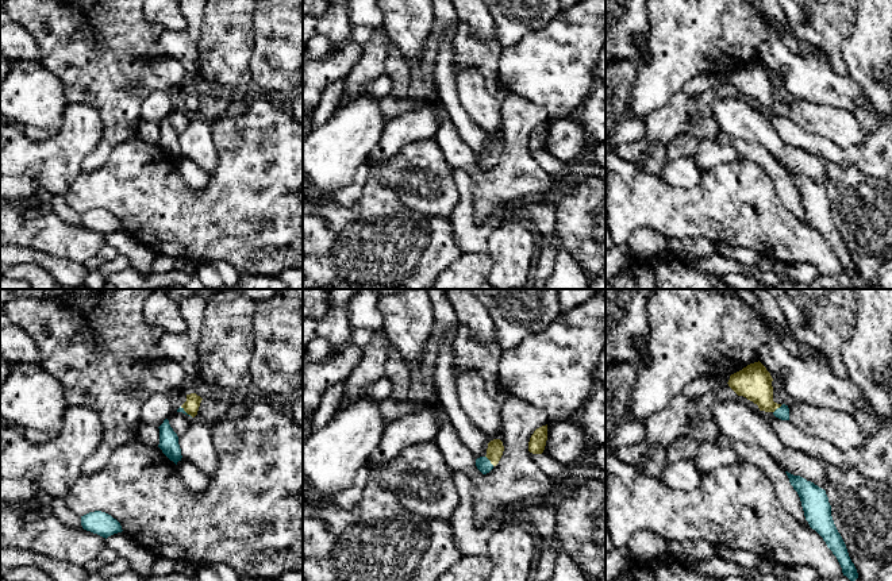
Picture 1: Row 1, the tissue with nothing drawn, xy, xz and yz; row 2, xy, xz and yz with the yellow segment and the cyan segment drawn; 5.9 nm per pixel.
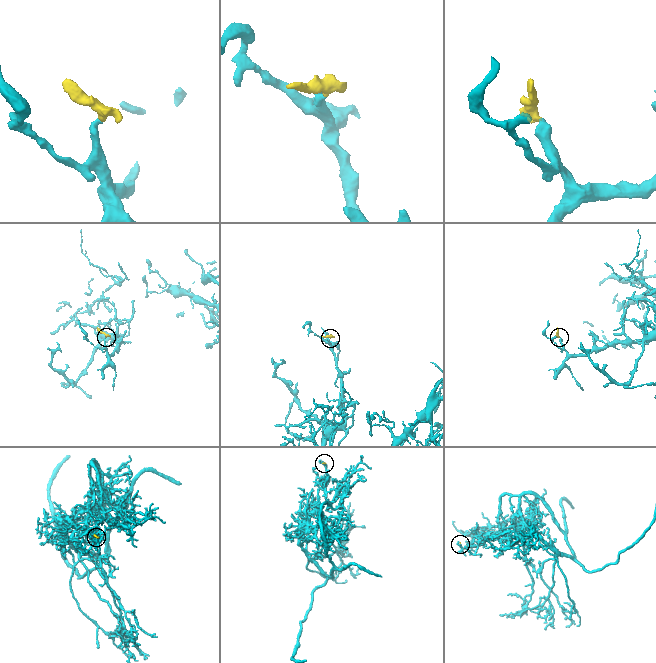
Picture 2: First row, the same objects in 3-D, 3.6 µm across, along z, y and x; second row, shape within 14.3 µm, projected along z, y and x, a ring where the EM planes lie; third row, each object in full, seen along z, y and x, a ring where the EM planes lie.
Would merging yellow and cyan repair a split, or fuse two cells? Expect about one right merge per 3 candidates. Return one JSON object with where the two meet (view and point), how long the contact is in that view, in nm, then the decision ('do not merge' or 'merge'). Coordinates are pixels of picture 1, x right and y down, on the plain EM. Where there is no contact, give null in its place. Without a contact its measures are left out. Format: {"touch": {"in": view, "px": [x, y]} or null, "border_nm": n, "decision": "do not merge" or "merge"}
{"touch": {"in": "xz", "px": [489, 157]}, "border_nm": 80, "decision": "merge"}

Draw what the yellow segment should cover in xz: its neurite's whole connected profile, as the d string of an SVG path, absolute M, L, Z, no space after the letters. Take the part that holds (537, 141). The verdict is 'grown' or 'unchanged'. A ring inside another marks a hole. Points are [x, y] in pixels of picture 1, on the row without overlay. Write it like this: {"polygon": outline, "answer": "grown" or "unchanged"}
{"polygon": "M547 122L537 126L530 135L528 149L532 151L542 151L547 138Z", "answer": "unchanged"}

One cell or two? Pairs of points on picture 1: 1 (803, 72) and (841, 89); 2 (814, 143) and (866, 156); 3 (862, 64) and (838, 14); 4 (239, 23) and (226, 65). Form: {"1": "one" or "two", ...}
{"1": "one", "2": "one", "3": "two", "4": "one"}

